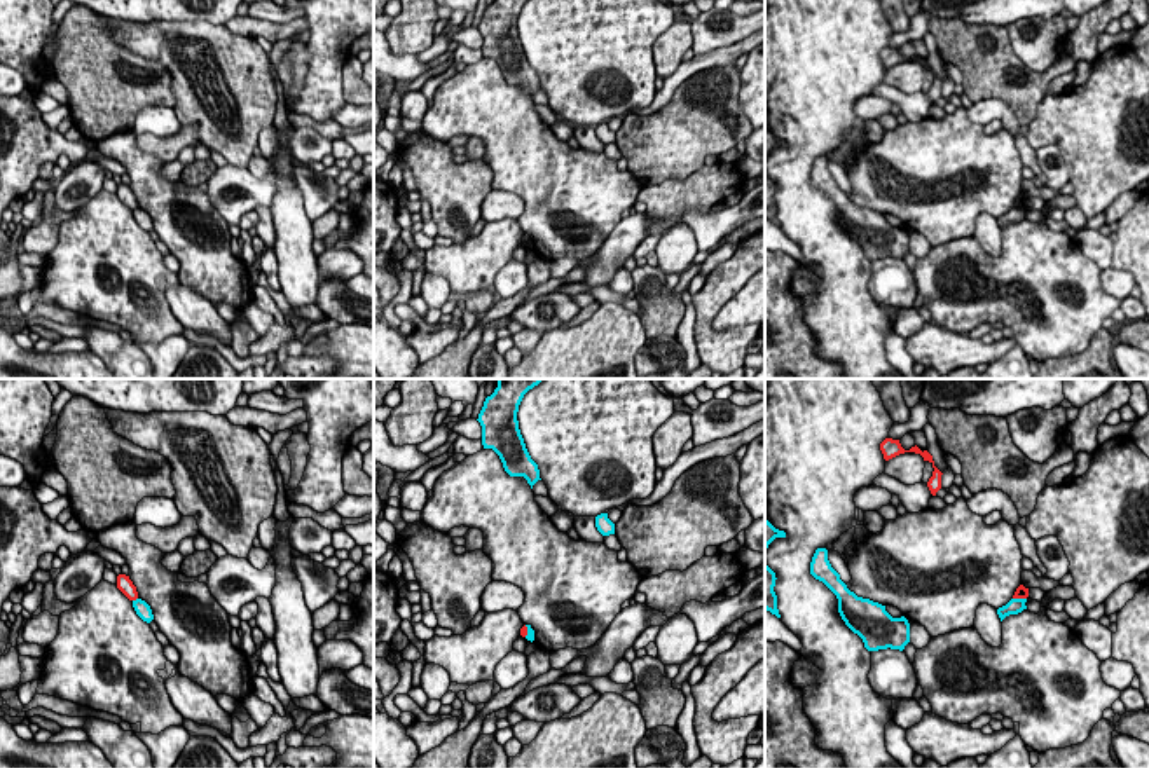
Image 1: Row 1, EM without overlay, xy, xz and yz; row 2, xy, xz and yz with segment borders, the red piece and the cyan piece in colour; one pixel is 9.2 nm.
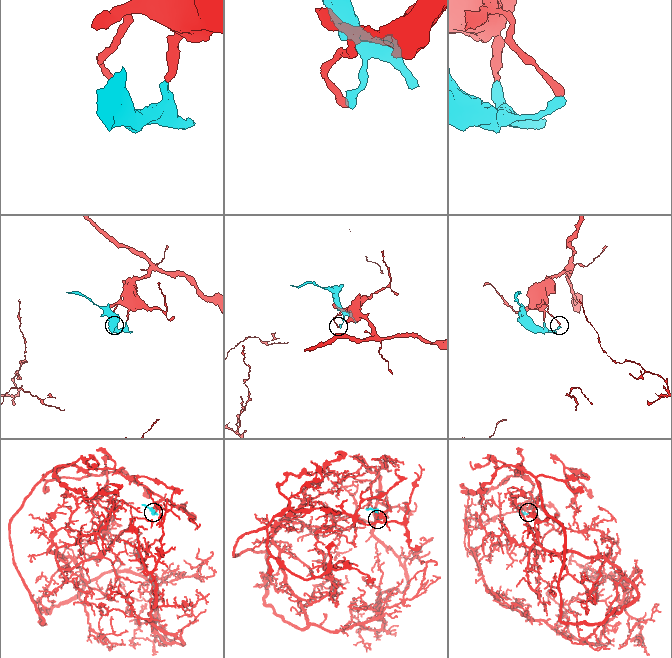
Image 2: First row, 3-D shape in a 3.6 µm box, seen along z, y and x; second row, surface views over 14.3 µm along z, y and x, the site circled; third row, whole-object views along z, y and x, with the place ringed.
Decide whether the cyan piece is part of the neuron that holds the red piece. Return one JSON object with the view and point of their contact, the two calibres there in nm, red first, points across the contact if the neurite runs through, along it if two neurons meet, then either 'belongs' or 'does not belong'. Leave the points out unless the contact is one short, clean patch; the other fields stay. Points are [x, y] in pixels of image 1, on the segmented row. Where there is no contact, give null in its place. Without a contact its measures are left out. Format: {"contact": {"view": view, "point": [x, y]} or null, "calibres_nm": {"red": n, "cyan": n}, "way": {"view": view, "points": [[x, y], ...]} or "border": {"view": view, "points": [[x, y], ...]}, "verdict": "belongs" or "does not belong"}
{"contact": {"view": "xy", "point": [135, 599]}, "calibres_nm": {"red": 140, "cyan": 140}, "verdict": "does not belong"}

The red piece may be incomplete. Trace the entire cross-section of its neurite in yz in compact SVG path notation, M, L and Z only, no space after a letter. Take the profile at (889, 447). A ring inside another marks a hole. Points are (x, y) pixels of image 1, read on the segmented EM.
M885 438L885 440L880 443L880 450L882 450L885 461L889 461L889 459L892 459L892 457L896 457L896 456L899 456L899 454L905 454L905 452L920 454L920 456L924 457L924 461L929 461L929 463L932 464L932 468L934 468L932 477L931 477L929 482L927 482L927 487L929 487L931 494L936 496L936 492L941 489L941 475L943 475L943 473L934 466L932 456L931 456L927 450L922 452L917 445L912 447L910 450L905 450L905 449L901 447L899 440L892 440L892 438Z

